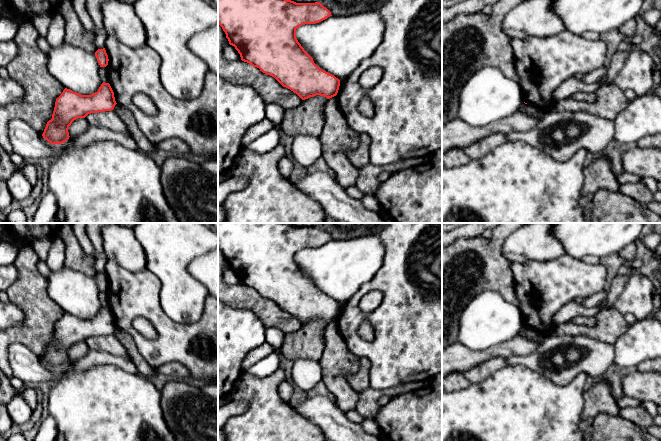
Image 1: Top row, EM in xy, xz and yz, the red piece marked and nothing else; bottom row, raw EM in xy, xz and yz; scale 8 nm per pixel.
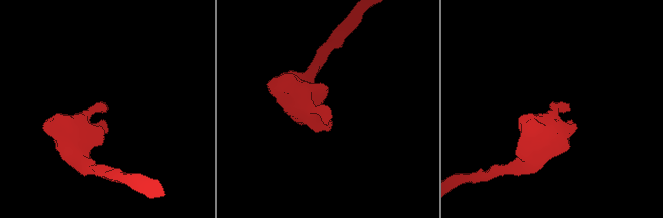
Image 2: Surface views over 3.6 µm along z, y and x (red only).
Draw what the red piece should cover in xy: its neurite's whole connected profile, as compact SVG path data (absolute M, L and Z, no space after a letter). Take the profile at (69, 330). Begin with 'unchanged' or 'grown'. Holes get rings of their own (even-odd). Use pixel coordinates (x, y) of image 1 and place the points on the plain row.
unchanged | M103 306L91 319L81 319L65 312L56 323L52 343L47 346L42 360L53 369L62 368L69 363L68 353L74 344L91 337L111 335L116 328L109 307Z

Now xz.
unchanged | M218 223L218 248L229 268L240 278L241 284L274 301L283 311L296 317L302 324L320 319L330 323L337 319L340 304L320 293L296 262L296 253L305 248L319 247L332 240L320 226L296 227L287 223Z

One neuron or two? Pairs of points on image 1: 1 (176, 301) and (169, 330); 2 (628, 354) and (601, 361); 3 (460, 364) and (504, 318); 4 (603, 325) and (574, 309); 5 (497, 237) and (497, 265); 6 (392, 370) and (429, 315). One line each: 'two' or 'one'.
1: two
2: two
3: two
4: two
5: one
6: one

